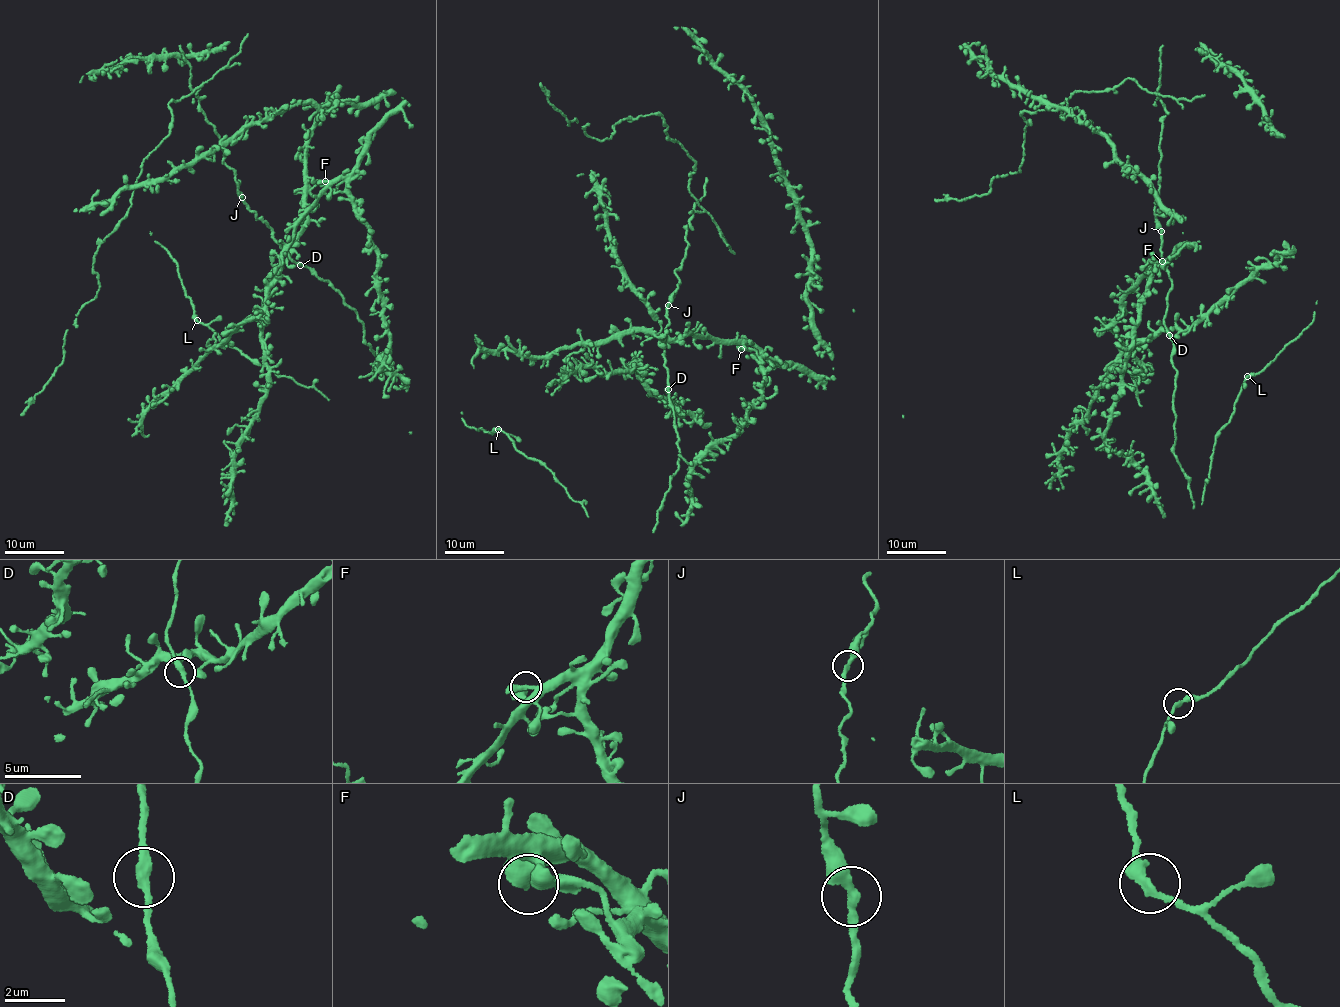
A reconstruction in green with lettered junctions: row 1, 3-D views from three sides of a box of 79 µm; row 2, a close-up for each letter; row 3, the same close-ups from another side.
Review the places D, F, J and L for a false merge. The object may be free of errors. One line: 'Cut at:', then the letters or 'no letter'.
Cut at: no letter

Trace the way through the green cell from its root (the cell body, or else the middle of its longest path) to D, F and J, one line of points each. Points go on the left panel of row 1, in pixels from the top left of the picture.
D: (264, 297), (278, 268), (286, 263), (292, 267), (300, 265)
F: (264, 297), (262, 328), (255, 314), (263, 307), (268, 287), (276, 279), (295, 222), (325, 190), (325, 181)
J: (264, 297), (278, 268), (286, 263), (292, 267), (300, 263), (289, 258), (268, 224), (256, 218), (242, 197)

